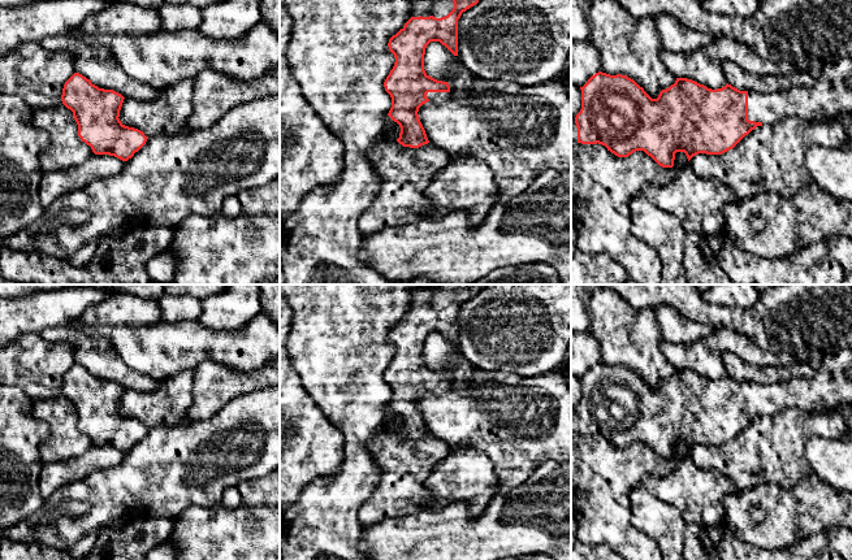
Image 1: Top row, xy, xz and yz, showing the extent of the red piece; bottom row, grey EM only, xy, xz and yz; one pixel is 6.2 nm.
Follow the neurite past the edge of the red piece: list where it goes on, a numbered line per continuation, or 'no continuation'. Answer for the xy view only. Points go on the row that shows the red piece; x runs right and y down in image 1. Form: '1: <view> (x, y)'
no continuation

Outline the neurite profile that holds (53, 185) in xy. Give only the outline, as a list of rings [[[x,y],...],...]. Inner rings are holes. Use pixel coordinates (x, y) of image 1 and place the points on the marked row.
[[[92,153],[81,165],[43,174],[39,200],[44,208],[49,208],[60,196],[83,188],[100,178],[116,175],[124,166],[125,161],[114,156]]]

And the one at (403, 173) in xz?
[[[388,114],[384,117],[384,130],[380,140],[368,151],[368,159],[379,179],[379,192],[368,209],[359,218],[359,230],[372,235],[386,227],[411,223],[431,213],[431,199],[425,195],[432,179],[450,160],[449,155],[428,143],[419,148],[403,147],[397,142],[401,127]]]

